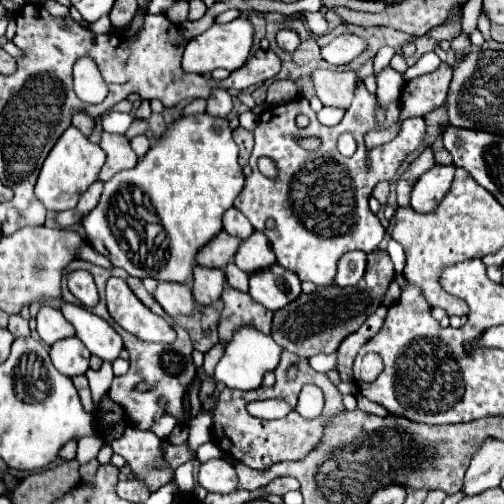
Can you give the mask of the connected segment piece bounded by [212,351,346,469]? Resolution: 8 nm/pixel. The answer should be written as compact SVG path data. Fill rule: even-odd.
M282 351L280 363L276 367L276 383L274 383L274 387L258 387L258 389L250 389L250 391L224 389L220 393L220 401L216 405L214 425L212 425L214 441L224 453L232 455L236 461L240 461L240 463L244 463L244 465L248 465L252 469L266 469L266 467L270 467L272 463L278 463L278 461L304 459L312 451L312 447L316 447L322 441L324 429L330 423L330 419L346 411L346 407L342 403L342 393L330 383L326 373L314 371L308 365L308 359L304 359L304 357L296 357L294 361L298 363L298 369L300 369L298 377L294 381L286 379L286 367L290 365L290 351ZM304 383L318 385L324 391L324 397L326 397L322 415L312 419L312 421L302 419L300 413L294 409L296 401L298 401L298 393L300 393ZM254 399L284 399L286 403L290 403L292 411L284 419L276 419L276 421L256 419L256 417L250 417L248 411L246 411L246 403L254 401Z

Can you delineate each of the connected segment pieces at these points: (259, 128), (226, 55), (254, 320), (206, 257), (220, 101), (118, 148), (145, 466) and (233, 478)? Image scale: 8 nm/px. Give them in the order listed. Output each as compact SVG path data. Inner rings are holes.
M360 83L352 107L334 127L322 125L308 101L304 97L298 97L294 101L282 103L280 107L266 107L254 129L256 145L250 157L252 175L246 177L246 185L236 197L234 207L248 217L256 231L264 231L264 235L272 243L278 263L284 269L296 273L302 281L312 281L318 287L328 287L334 283L336 265L344 253L354 249L366 249L366 253L372 253L378 249L384 227L370 211L368 197L378 181L390 181L396 175L406 155L418 149L426 135L426 123L422 117L400 121L400 105L398 101L392 103L386 109L386 121L382 127L398 123L400 131L390 143L374 147L370 155L370 169L366 169L368 153L364 147L364 135L372 129L378 129L378 125L374 123L374 107L376 97L366 91L364 83ZM300 113L310 117L310 125L304 129L296 125L296 115ZM346 131L352 133L354 139L358 139L358 149L352 157L342 157L336 149L338 137ZM294 135L318 135L322 139L320 153L308 153L306 149L298 147ZM260 157L270 157L276 161L280 171L276 179L268 179L258 171ZM268 215L272 215L276 221L274 229L264 227L264 219Z
M234 19L224 25L214 23L208 31L194 37L186 45L186 51L182 57L182 69L186 73L196 73L196 75L210 75L218 67L236 71L246 63L250 47L252 47L252 23L248 19Z
M226 287L222 293L224 309L220 315L218 333L222 341L230 341L240 327L252 325L256 331L270 335L272 311L256 303L248 293L240 293L232 287Z
M226 231L218 233L206 247L204 251L198 253L196 263L202 267L212 267L212 269L224 269L236 255L242 239L228 235Z
M220 89L220 91L214 91L214 93L208 97L208 109L206 109L208 115L228 117L230 111L232 111L232 97L230 97L228 91Z
M102 133L100 147L106 151L106 163L100 171L100 181L112 179L122 169L132 169L138 163L136 153L130 147L130 141L126 135L118 133Z
M124 427L122 435L116 439L106 439L114 453L122 455L136 477L144 479L150 491L172 479L174 471L168 469L160 457L160 439L152 431L140 431L134 427Z
M210 459L200 465L198 483L210 493L234 493L238 489L238 475L228 459Z

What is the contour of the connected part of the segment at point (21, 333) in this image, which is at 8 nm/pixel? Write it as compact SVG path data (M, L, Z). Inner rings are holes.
M14 315L14 317L10 317L8 331L10 331L14 337L28 337L28 335L30 335L28 321L24 321L20 315Z

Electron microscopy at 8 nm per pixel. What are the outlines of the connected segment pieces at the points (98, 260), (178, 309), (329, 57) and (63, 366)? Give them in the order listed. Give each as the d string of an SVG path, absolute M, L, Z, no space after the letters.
M84 243L80 247L80 259L88 261L95 265L102 265L102 267L112 267L112 263L106 257L99 254L91 245Z
M160 283L154 297L156 297L156 301L162 303L164 311L170 317L192 315L194 307L196 307L192 289L188 285L180 285L180 283Z
M344 33L344 35L338 35L334 41L330 41L326 47L322 47L322 57L330 65L348 65L366 49L368 49L366 39L352 33Z
M70 337L52 345L50 359L62 375L76 377L88 371L90 351L84 347L84 343L80 343L78 337Z

